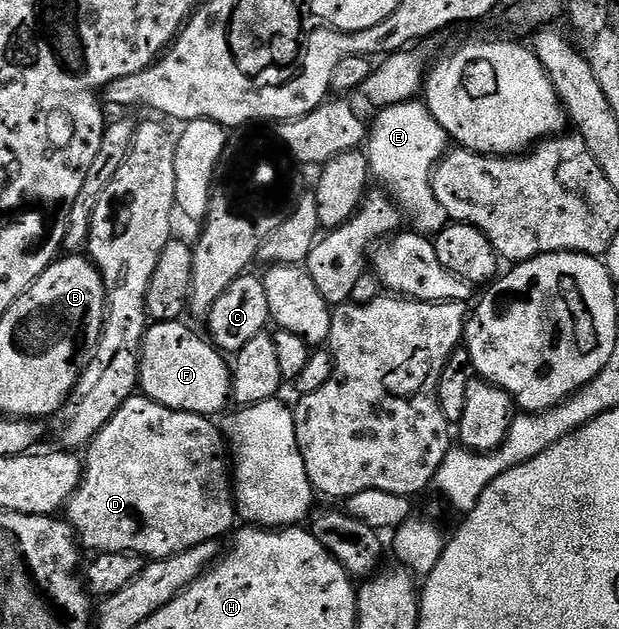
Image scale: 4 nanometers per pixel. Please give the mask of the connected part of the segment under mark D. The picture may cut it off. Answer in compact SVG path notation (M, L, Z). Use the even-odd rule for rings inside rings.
M136 393L124 405L120 405L118 412L100 429L100 433L88 444L84 451L84 466L82 480L72 497L64 508L65 518L81 546L90 550L90 553L111 551L112 553L133 553L141 555L147 560L166 559L169 555L178 555L182 551L192 549L201 543L213 543L221 540L221 535L229 536L235 530L236 508L234 506L234 488L232 486L232 463L228 458L228 444L220 430L219 424L213 418L184 413L176 409L168 409L156 401L146 398L141 393Z

